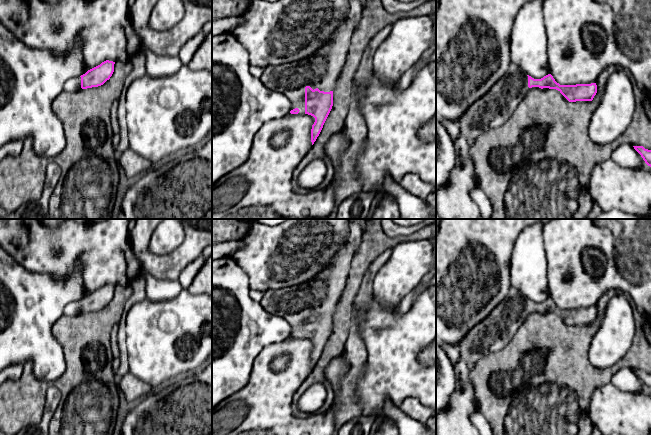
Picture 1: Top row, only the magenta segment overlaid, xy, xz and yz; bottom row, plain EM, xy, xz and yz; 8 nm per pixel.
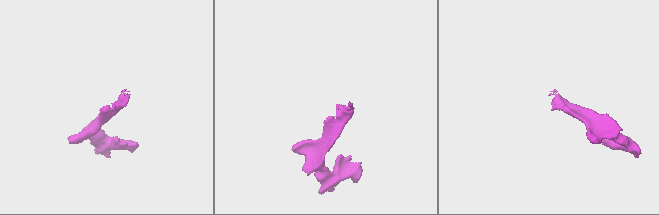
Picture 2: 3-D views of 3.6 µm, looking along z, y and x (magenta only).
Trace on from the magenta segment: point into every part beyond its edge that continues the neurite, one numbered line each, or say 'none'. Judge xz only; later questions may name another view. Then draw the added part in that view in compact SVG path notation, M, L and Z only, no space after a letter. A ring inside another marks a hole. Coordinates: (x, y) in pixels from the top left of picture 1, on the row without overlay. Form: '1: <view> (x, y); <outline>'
1: xz (321, 294); M351 221L349 228L349 238L345 246L339 251L333 263L326 266L312 280L276 290L267 290L260 301L261 306L269 313L285 318L292 326L292 333L298 332L298 338L305 338L305 311L310 310L313 314L318 312L320 315L333 315L336 305L343 293L346 285L348 272L353 255L356 253L364 230L358 224Z

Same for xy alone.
1: xy (73, 308); M73 301L69 302L65 307L64 307L64 315L65 316L76 316L81 314L81 301Z

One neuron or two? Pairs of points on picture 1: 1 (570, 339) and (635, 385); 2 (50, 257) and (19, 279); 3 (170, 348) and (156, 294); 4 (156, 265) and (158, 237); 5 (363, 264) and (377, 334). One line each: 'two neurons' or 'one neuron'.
1: two neurons
2: two neurons
3: two neurons
4: two neurons
5: two neurons

